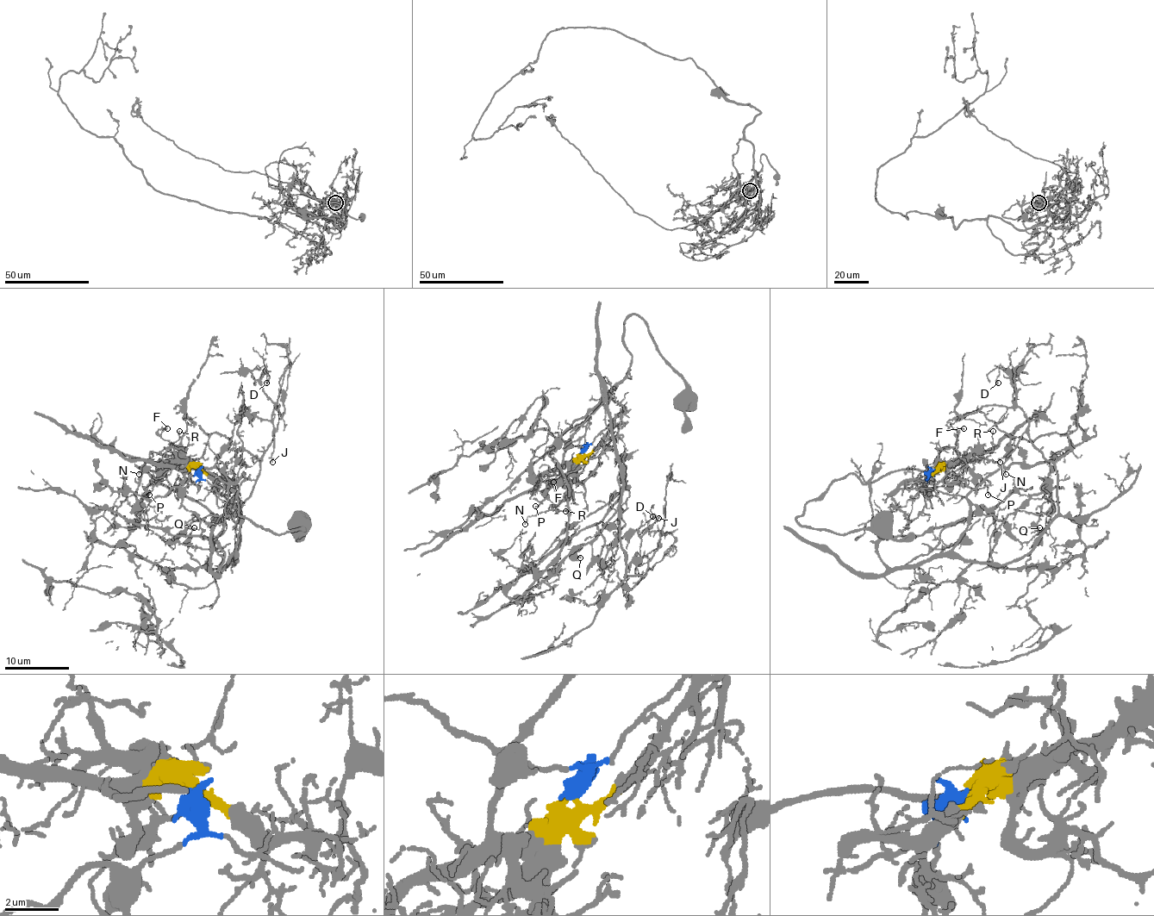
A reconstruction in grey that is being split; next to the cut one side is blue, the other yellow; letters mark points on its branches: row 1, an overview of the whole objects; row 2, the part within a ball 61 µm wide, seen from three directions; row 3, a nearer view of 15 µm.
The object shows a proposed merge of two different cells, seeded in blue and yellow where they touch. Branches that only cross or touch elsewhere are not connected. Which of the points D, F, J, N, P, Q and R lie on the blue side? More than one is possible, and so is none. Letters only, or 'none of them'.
D, J, Q

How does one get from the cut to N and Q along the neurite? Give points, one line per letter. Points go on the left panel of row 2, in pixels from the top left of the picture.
N: (196, 470), (180, 454), (162, 461), (146, 463), (138, 474)
Q: (198, 470), (182, 504), (217, 543), (221, 568), (235, 561), (201, 566), (188, 551), (195, 527)

